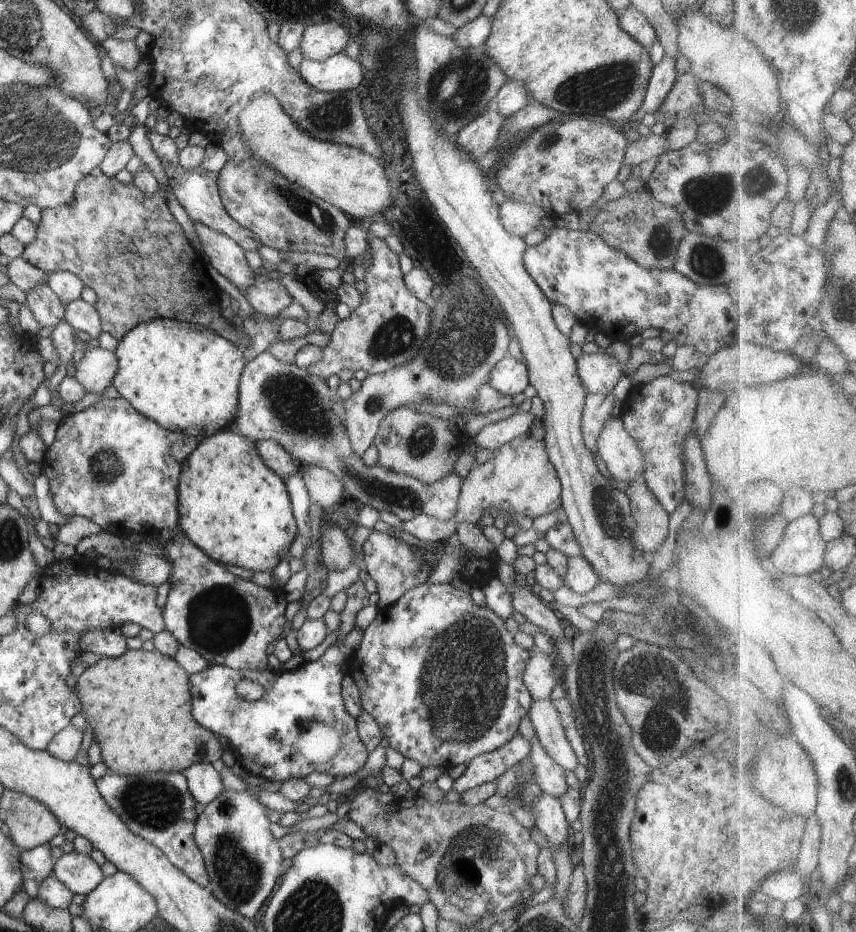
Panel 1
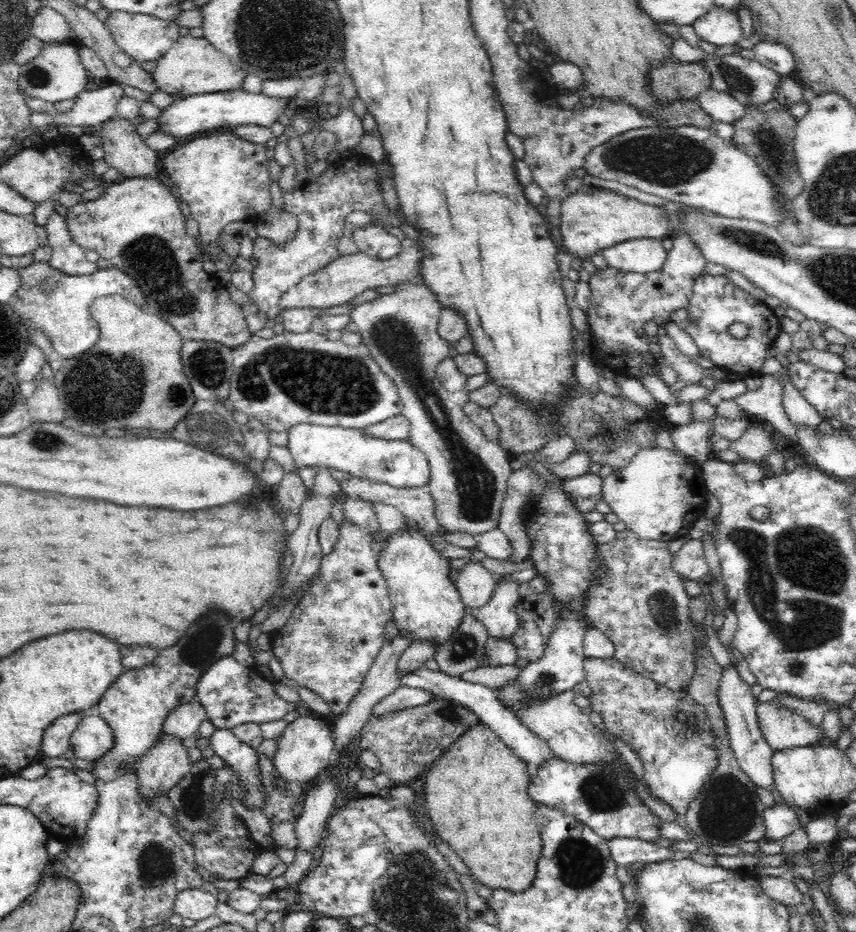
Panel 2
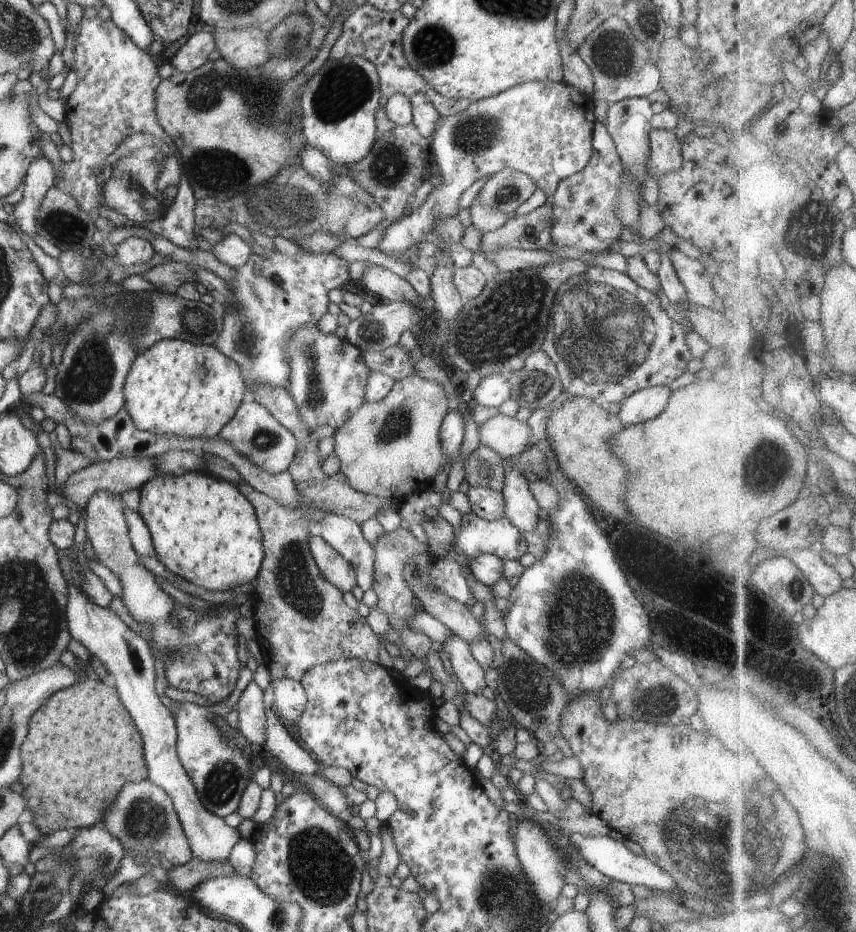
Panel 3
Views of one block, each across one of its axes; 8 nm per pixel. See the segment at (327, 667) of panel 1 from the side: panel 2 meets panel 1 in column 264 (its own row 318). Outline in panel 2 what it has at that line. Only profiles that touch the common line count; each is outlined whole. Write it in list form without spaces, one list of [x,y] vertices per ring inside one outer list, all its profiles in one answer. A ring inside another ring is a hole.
[[[707,272],[695,280],[688,306],[671,314],[671,321],[693,338],[700,357],[710,359],[727,373],[734,372],[744,378],[762,376],[766,350],[773,346],[781,332],[780,319],[772,308],[736,287],[724,274],[712,276]],[[734,322],[748,326],[749,332],[743,339],[736,339],[728,332],[728,326]]]

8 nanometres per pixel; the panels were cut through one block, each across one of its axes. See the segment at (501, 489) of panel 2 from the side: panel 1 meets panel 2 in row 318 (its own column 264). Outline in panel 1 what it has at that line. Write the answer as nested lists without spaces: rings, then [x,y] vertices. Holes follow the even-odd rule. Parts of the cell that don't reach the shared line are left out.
[[[265,350],[252,361],[247,362],[243,368],[239,382],[237,417],[233,429],[253,441],[270,439],[277,442],[300,465],[316,465],[329,470],[343,485],[345,498],[354,500],[361,507],[371,506],[377,511],[388,510],[403,522],[412,520],[416,515],[428,515],[440,522],[452,519],[457,511],[463,479],[452,472],[439,482],[427,485],[417,478],[386,470],[378,464],[373,467],[366,466],[362,457],[352,450],[345,426],[341,418],[332,410],[334,396],[335,390],[329,388],[324,379],[311,375],[308,369],[300,368],[296,363],[289,364],[278,360]]]

